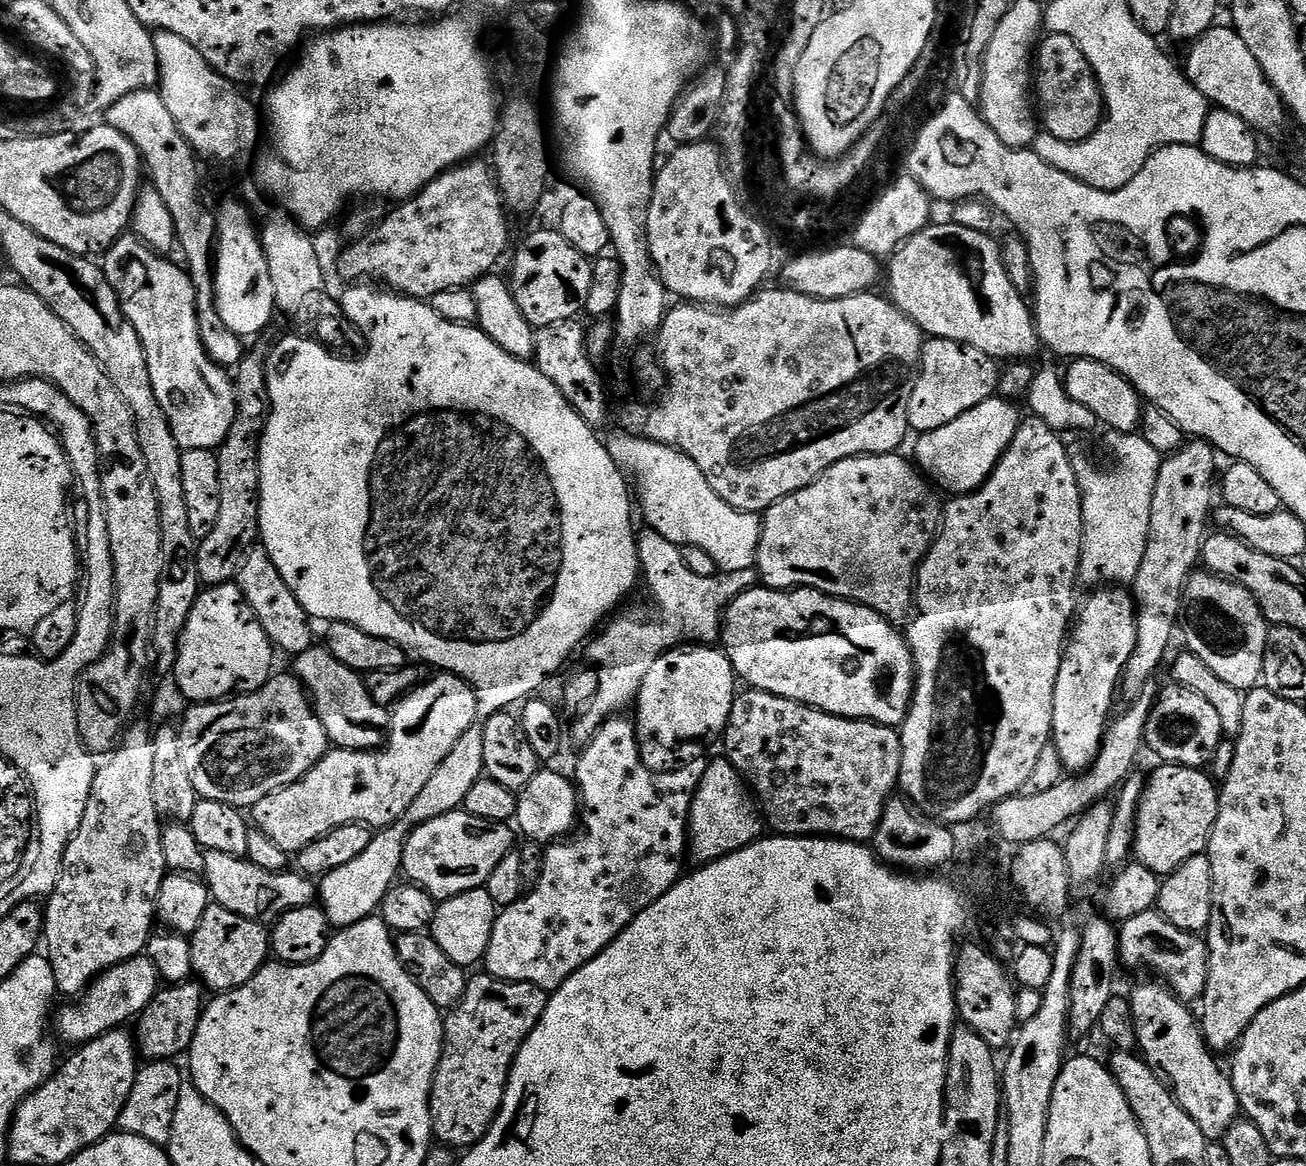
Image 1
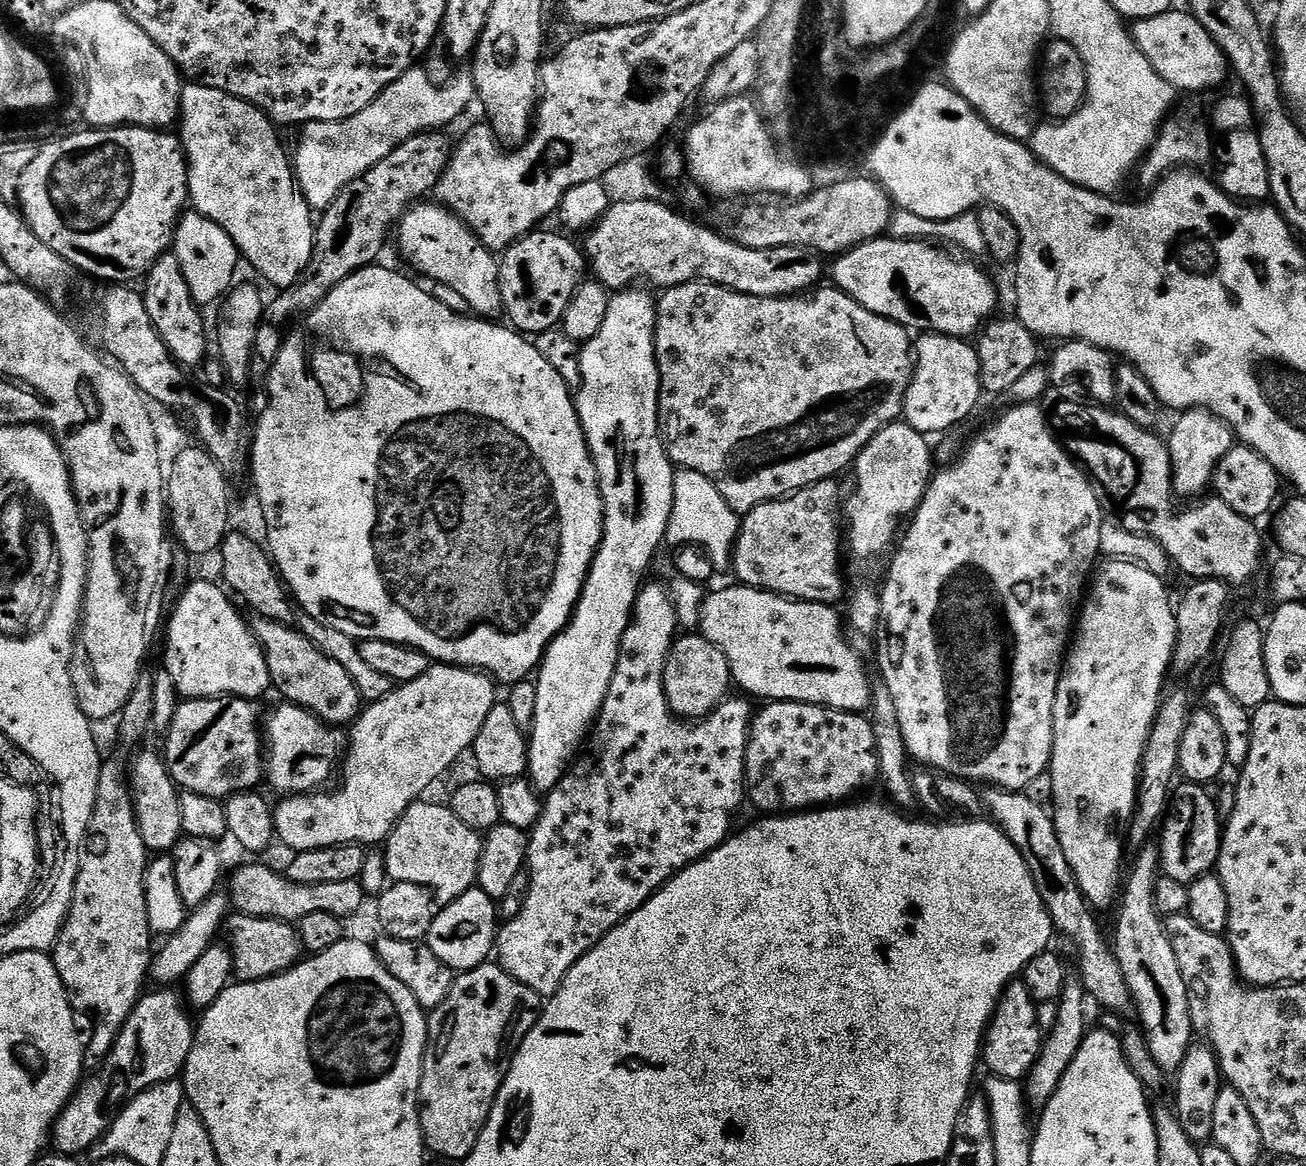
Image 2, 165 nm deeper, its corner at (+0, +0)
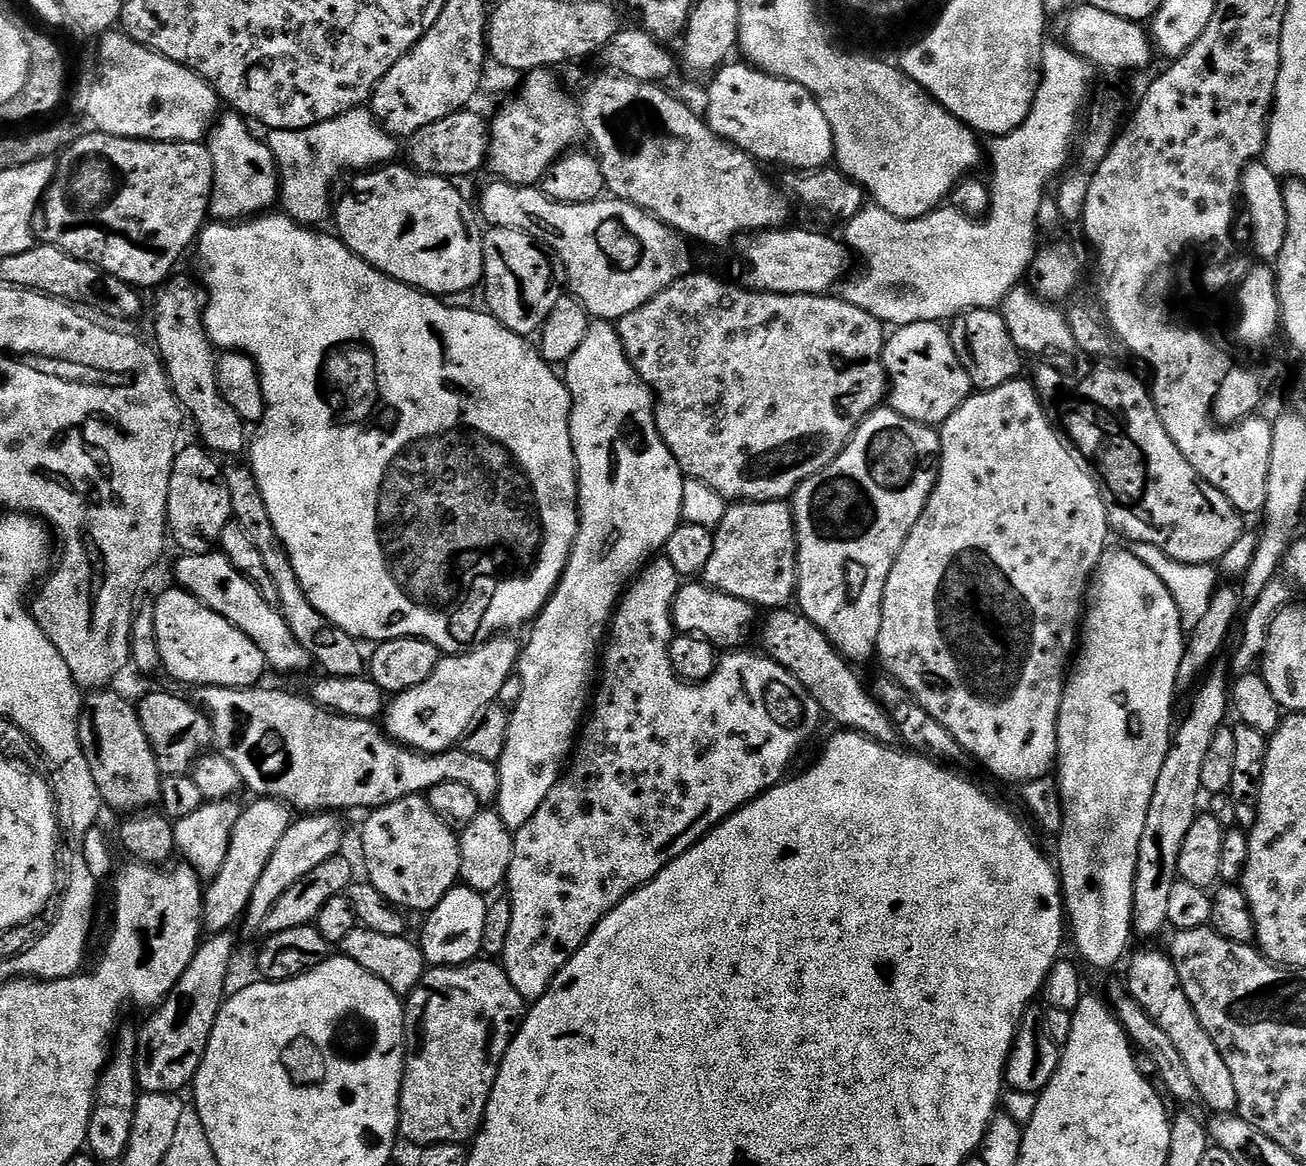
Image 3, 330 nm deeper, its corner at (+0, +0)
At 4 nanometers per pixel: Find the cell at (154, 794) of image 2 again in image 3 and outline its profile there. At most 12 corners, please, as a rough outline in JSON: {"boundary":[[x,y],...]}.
{"boundary":[[83,701],[80,745],[101,801],[160,803],[160,767],[135,703]]}

